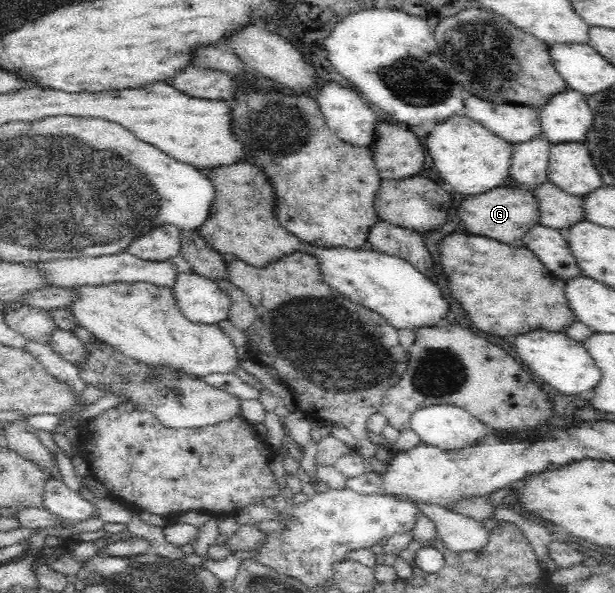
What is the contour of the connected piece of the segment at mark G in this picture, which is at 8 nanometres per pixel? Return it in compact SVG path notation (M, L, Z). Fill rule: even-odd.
M502 185L481 192L477 196L465 198L457 208L457 218L466 233L485 236L511 245L517 240L518 245L523 234L527 234L533 226L536 226L535 224L539 223L539 207L529 188Z

